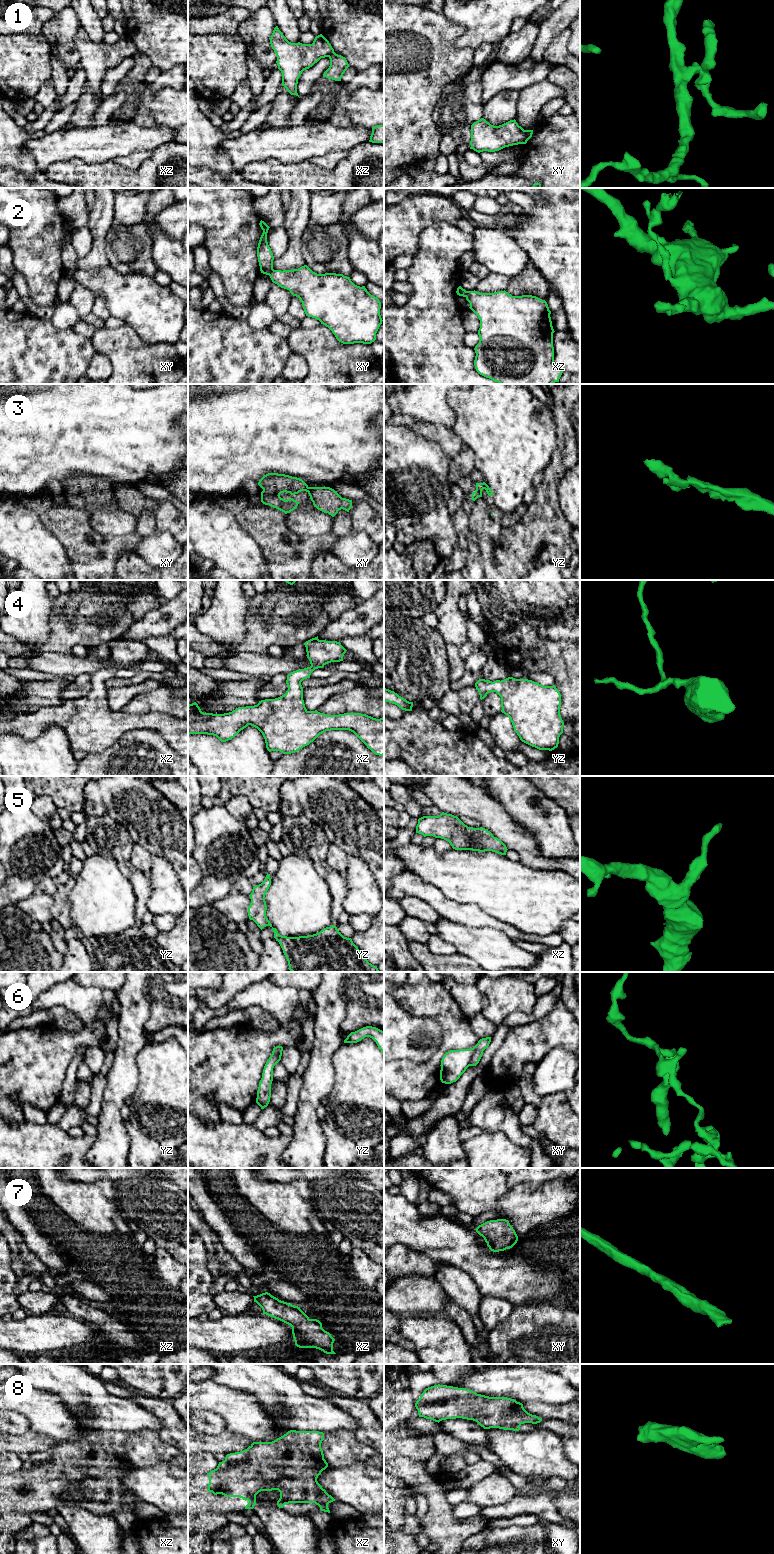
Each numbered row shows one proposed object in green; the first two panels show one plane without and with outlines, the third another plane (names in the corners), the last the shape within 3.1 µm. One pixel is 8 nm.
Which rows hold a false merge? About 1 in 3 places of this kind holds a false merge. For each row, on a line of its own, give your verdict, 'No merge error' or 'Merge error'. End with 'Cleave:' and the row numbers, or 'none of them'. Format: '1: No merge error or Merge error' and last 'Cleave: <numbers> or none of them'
1: Merge error
2: Merge error
3: Merge error
4: No merge error
5: No merge error
6: Merge error
7: No merge error
8: No merge error
Cleave: 1, 2, 3, 6

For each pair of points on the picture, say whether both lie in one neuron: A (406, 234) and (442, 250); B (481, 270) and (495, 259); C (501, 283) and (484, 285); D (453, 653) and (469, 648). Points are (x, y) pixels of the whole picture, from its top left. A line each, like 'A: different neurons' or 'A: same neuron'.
A: different neurons
B: different neurons
C: same neuron
D: different neurons

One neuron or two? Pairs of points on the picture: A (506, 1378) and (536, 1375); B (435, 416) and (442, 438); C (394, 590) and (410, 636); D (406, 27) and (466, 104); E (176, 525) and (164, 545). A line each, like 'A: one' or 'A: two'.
A: one
B: two
C: two
D: two
E: two

